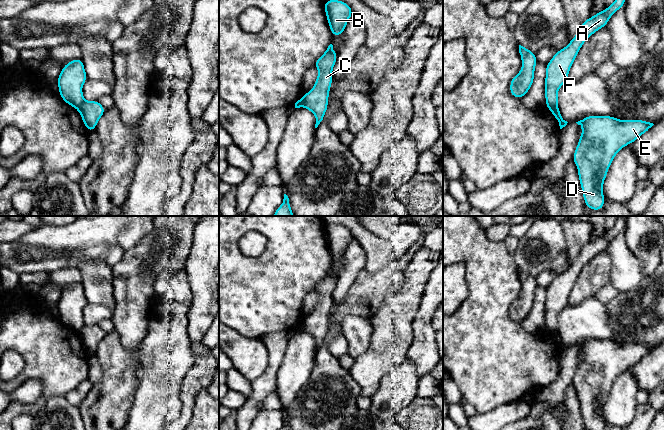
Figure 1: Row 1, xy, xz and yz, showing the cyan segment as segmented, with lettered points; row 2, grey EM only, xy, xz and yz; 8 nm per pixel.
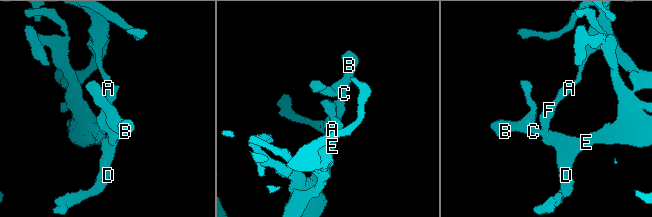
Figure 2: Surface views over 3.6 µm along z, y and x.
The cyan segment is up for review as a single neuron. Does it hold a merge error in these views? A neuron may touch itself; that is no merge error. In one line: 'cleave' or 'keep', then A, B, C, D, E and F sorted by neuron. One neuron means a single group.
cleave | A F / B C D E

